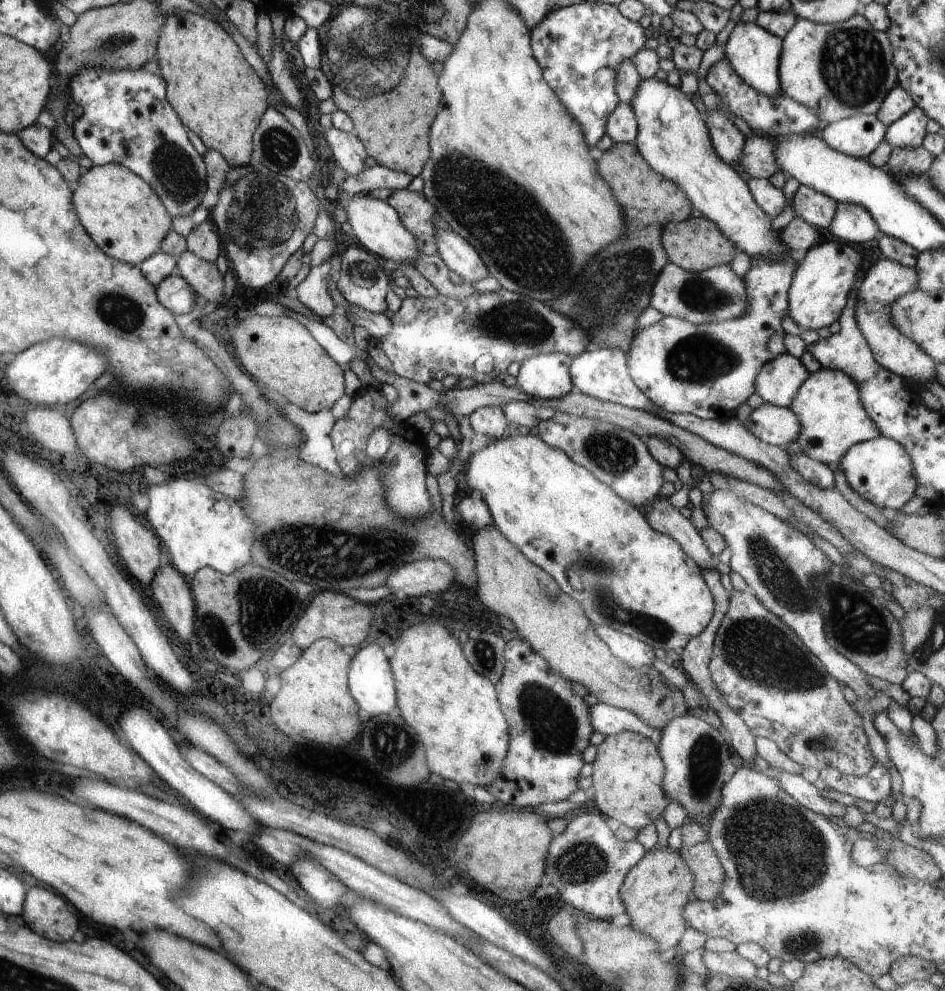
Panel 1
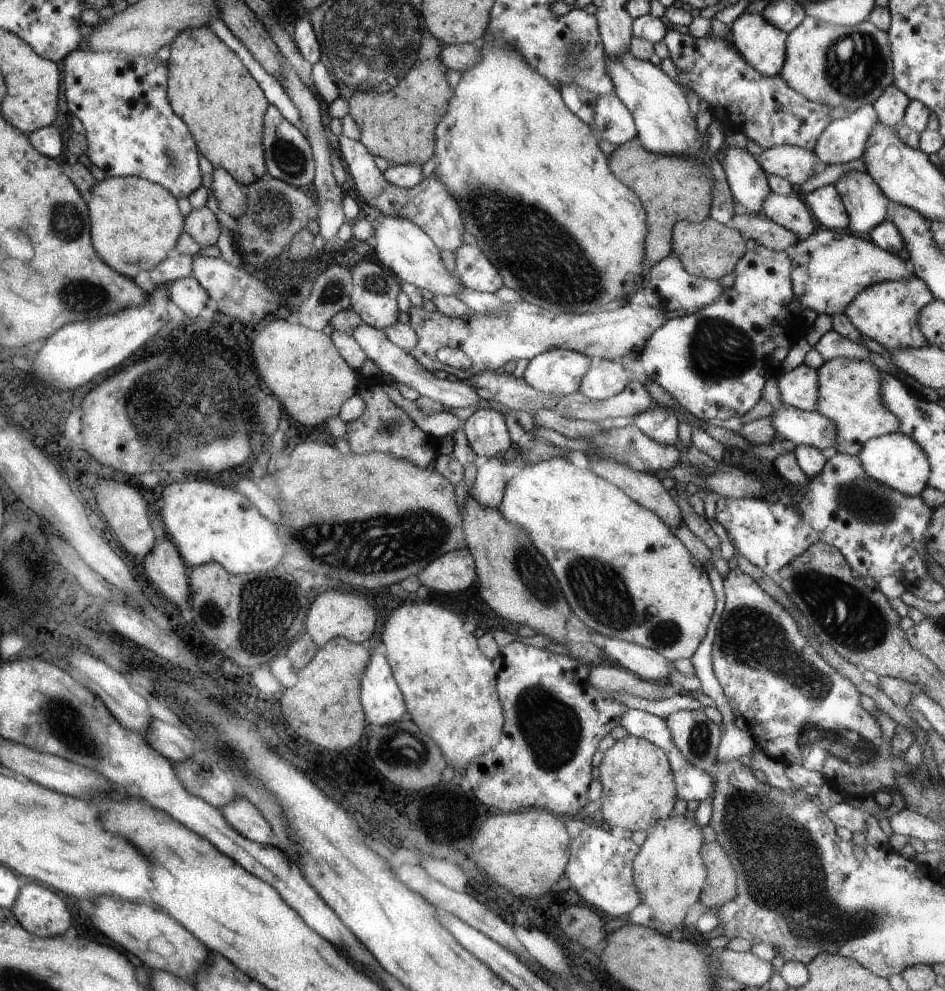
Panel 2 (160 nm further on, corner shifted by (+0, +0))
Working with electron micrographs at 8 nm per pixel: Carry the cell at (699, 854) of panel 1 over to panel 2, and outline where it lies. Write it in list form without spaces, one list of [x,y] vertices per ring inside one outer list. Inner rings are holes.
[[[718,841],[704,843],[701,853],[708,874],[699,904],[716,910],[737,897],[737,872]]]

